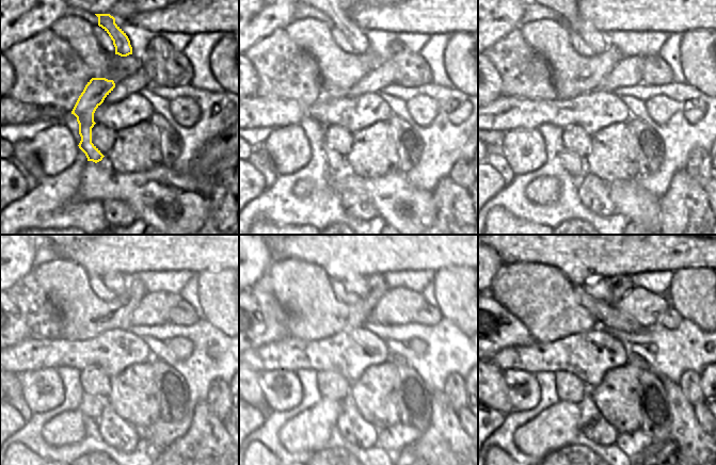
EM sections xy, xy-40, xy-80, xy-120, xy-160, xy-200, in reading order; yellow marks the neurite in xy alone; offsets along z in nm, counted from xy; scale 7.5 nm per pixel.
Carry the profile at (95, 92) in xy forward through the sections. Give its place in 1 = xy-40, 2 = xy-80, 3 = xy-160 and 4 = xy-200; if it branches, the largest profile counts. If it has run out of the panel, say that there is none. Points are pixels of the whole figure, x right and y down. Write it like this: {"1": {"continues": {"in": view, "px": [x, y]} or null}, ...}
{"1": {"continues": {"in": "xy-40", "px": [336, 162]}}, "2": {"continues": {"in": "xy-80", "px": [574, 165]}}, "3": {"continues": {"in": "xy-160", "px": [309, 431]}}, "4": {"continues": {"in": "xy-200", "px": [557, 427]}}}

